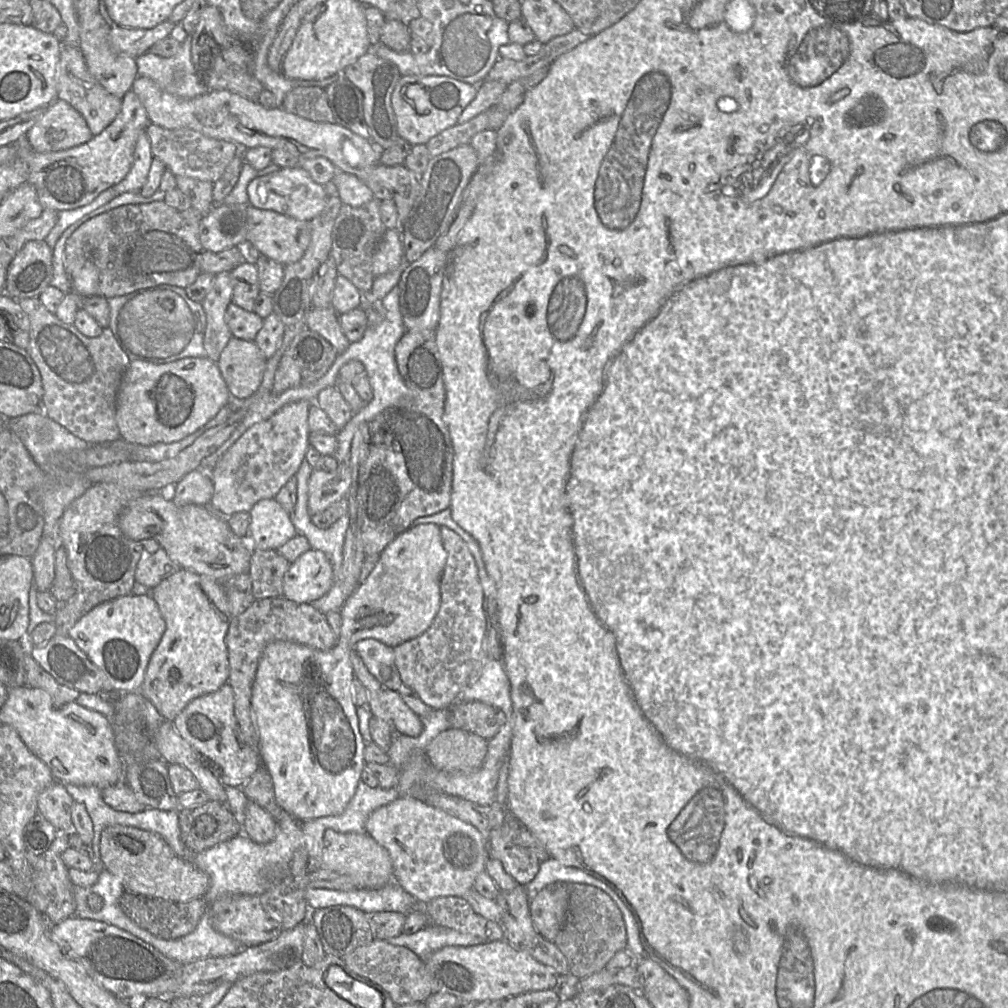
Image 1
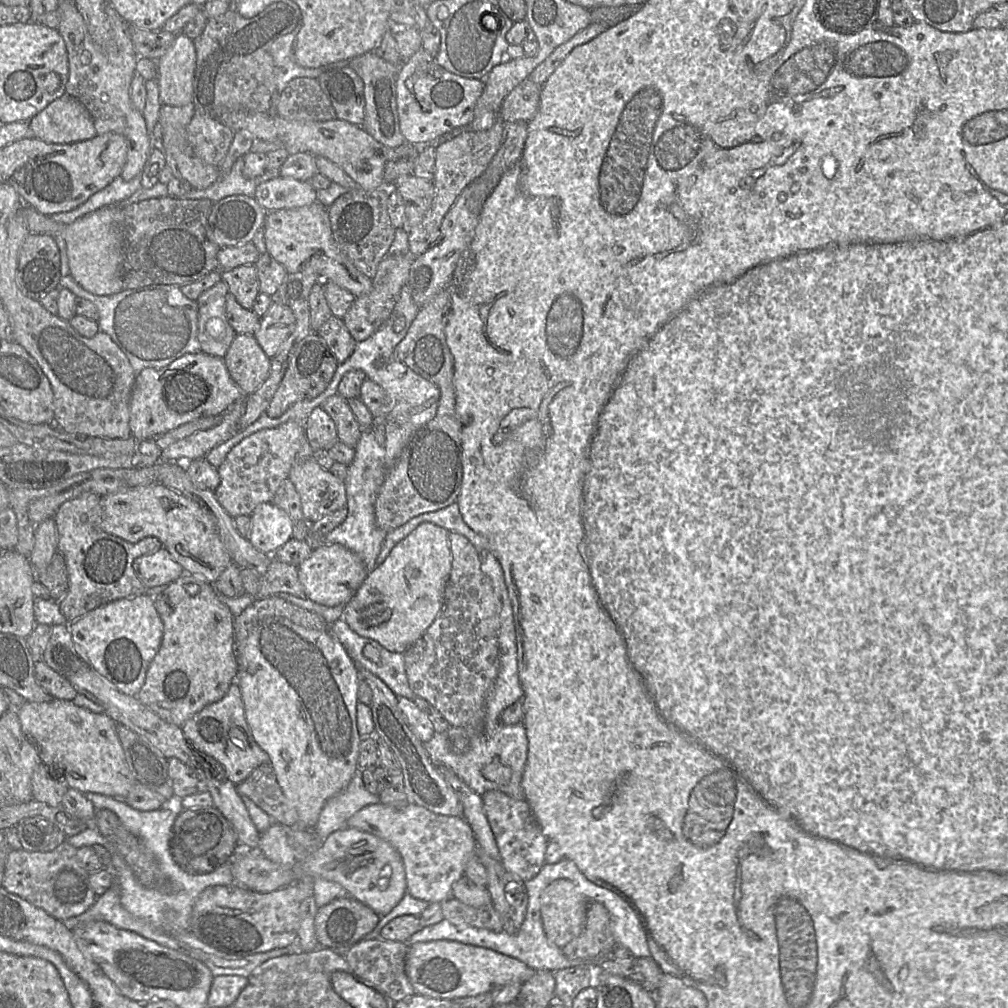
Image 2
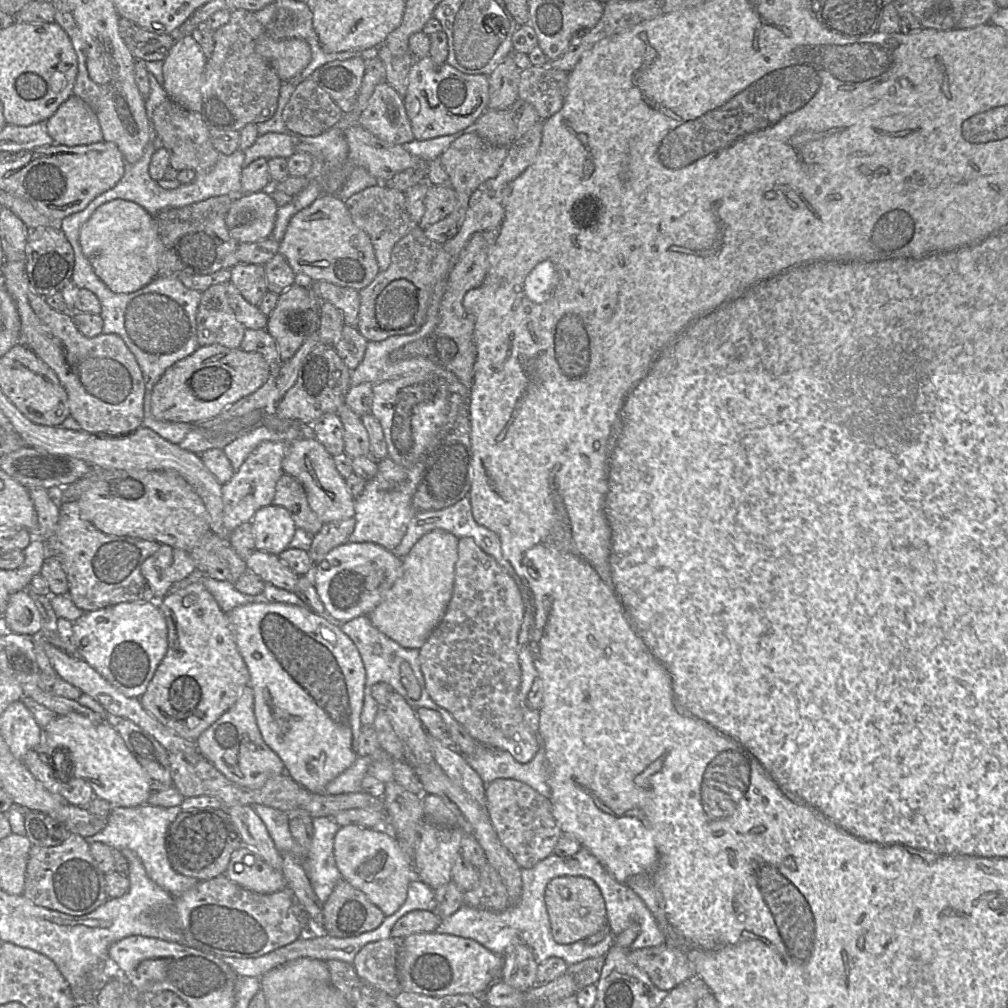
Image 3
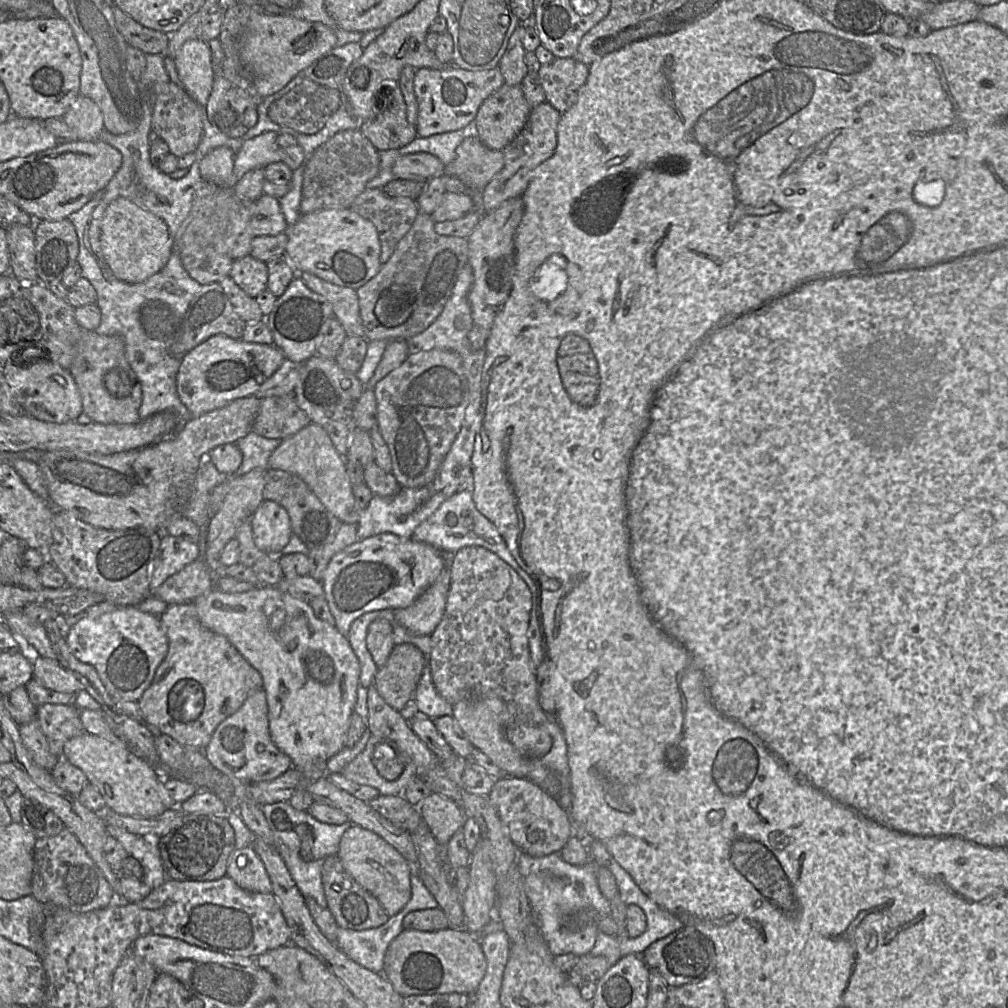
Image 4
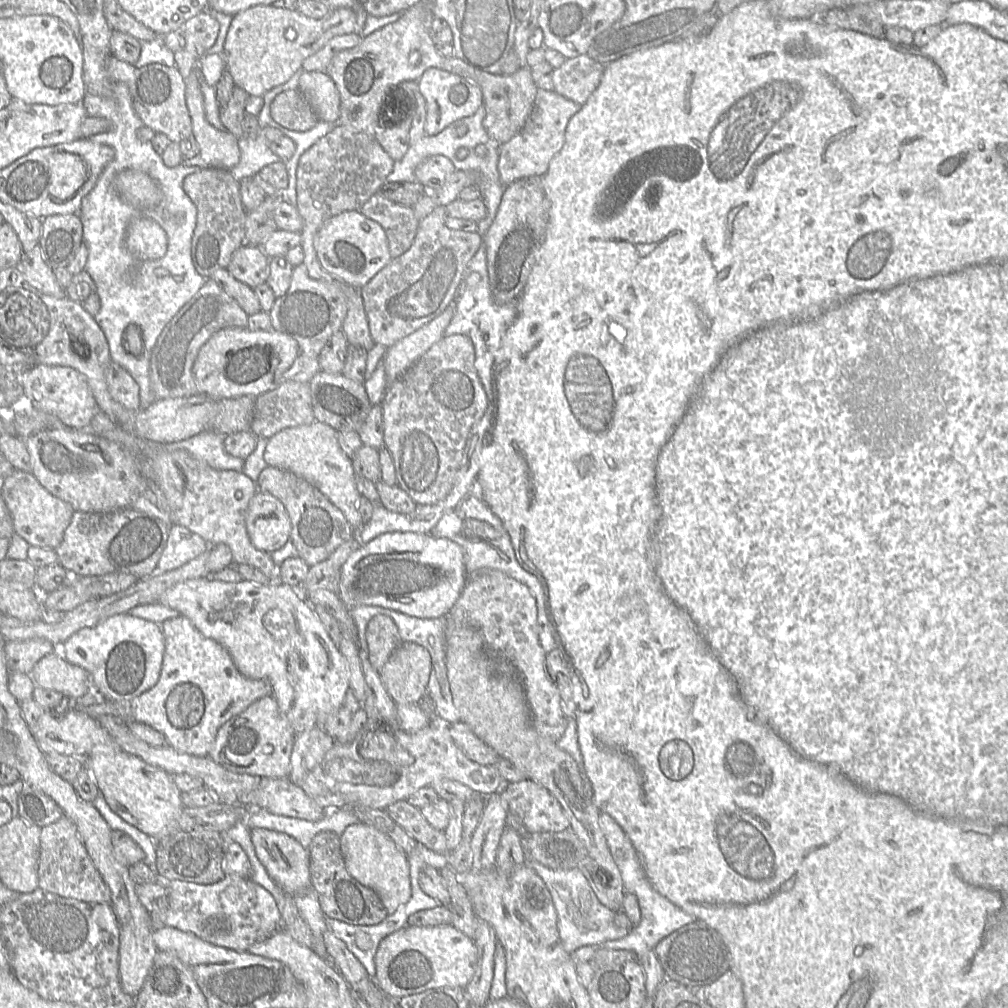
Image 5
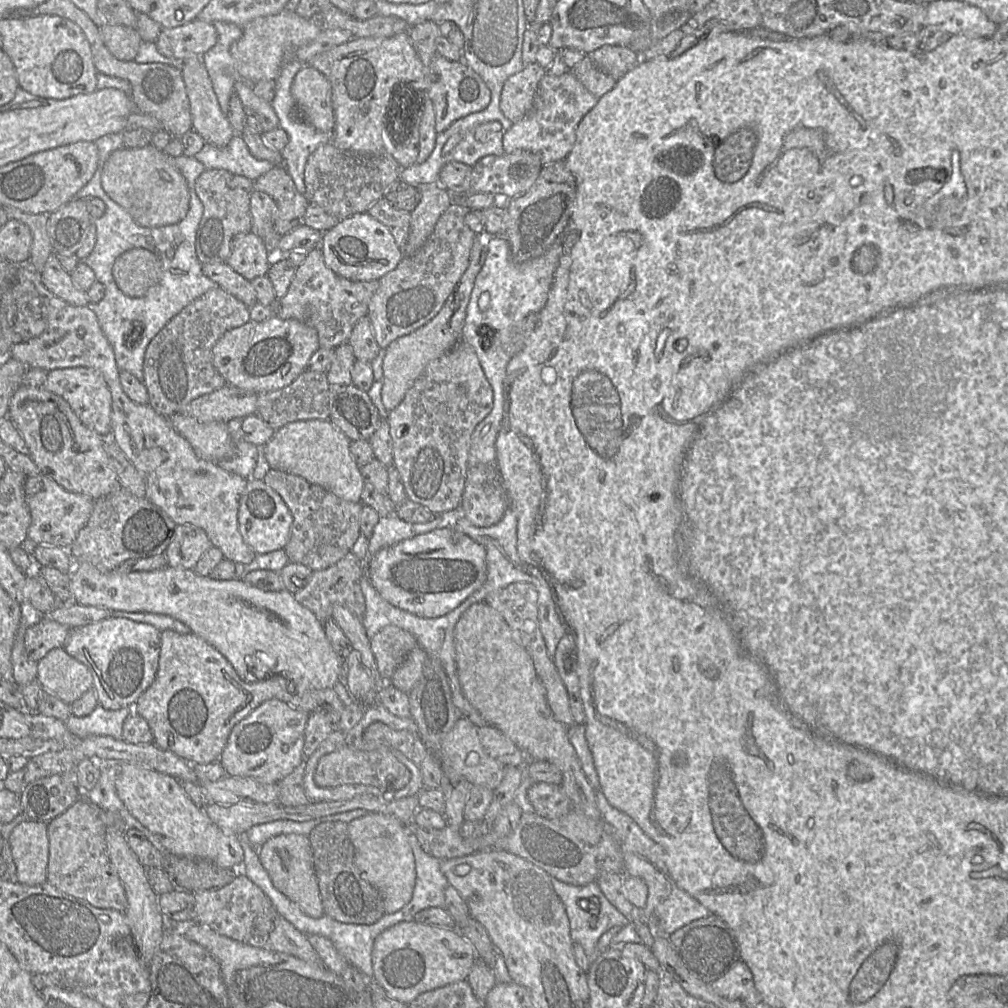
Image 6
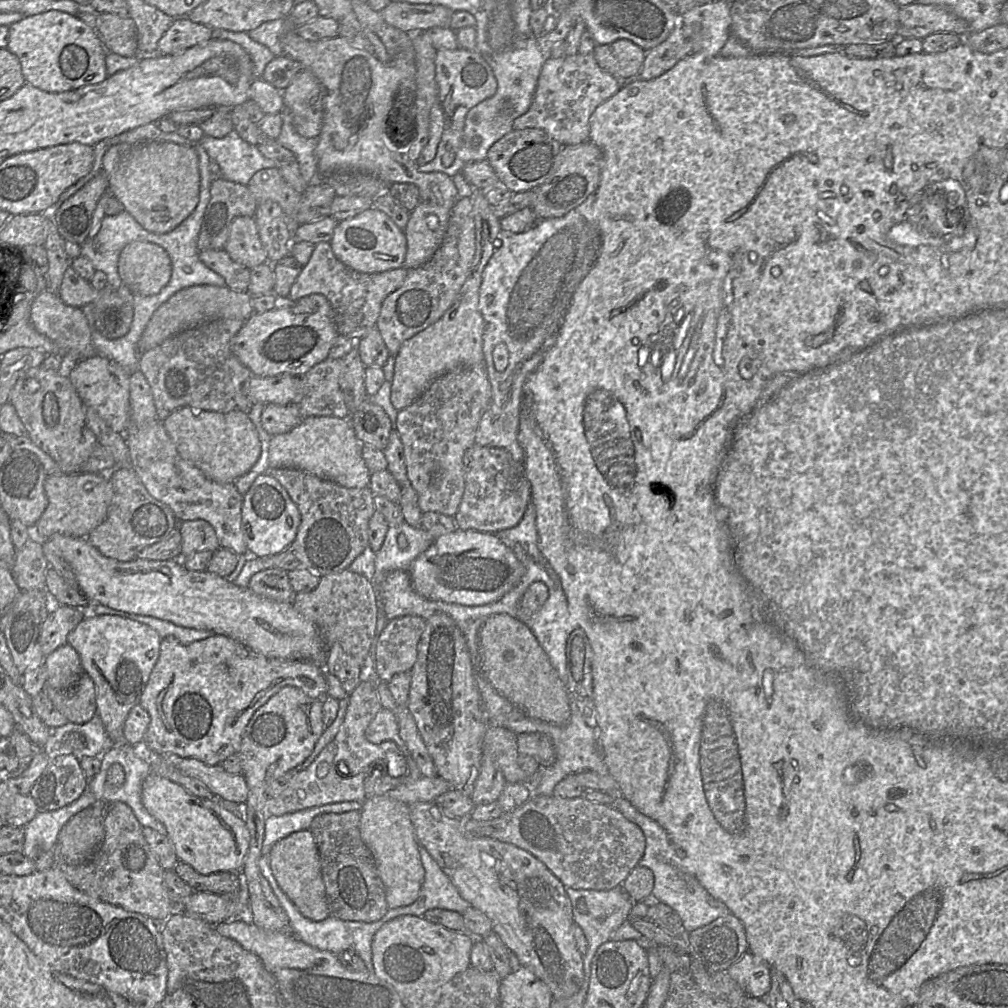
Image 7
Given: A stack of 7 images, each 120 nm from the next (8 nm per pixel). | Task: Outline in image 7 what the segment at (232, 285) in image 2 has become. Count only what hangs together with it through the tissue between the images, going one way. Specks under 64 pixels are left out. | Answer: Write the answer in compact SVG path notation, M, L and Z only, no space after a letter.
M238 216L230 224L225 251L248 269L268 262L254 216Z

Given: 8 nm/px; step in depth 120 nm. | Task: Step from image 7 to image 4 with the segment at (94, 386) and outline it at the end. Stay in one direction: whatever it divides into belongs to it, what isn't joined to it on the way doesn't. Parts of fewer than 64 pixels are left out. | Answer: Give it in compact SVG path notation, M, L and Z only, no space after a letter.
M53 361L32 364L7 362L1 367L12 395L21 406L23 413L41 421L57 424L76 421L83 414L82 398L68 369Z

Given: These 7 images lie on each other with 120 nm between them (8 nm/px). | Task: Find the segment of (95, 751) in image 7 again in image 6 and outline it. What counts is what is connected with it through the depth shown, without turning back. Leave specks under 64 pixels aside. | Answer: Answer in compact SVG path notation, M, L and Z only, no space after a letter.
M100 703L86 716L70 715L65 721L67 729L80 738L90 736L110 736L123 738L123 725L127 717L134 712L133 707L109 710Z

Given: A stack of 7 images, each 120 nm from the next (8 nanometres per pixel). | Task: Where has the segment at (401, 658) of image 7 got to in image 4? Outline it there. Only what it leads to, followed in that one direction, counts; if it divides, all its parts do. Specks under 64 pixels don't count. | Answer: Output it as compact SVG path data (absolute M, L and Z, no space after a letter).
M382 619L372 622L368 628L366 643L377 667L383 667L395 647L392 625Z

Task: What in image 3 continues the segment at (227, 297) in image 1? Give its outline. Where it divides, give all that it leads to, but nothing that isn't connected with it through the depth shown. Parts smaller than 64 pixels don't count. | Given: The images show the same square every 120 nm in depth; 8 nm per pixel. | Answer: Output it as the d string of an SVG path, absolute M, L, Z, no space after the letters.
M226 284L211 285L201 293L196 313L199 347L218 344L230 349L239 348L245 329L229 306Z

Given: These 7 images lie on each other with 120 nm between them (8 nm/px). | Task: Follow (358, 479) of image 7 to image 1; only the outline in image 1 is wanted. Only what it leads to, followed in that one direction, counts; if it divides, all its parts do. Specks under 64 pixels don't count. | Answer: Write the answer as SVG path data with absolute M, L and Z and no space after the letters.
M340 462L336 470L313 469L308 481L308 511L316 515L333 503L346 498L352 485L350 463Z

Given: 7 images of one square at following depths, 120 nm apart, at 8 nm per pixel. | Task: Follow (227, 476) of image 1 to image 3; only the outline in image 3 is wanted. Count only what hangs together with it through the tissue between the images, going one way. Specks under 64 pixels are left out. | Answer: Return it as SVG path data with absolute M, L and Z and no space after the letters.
M265 441L259 444L245 459L231 479L222 485L223 523L232 532L244 522L251 522L256 511L272 505L276 484L283 474L282 460L289 444L278 441Z

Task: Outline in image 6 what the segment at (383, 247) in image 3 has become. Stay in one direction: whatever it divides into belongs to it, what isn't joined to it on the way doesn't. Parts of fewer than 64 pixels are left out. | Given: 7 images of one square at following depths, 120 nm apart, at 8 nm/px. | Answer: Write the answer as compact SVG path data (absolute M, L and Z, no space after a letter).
M385 197L372 204L367 212L389 229L396 244L404 252L409 236L411 212L394 207Z

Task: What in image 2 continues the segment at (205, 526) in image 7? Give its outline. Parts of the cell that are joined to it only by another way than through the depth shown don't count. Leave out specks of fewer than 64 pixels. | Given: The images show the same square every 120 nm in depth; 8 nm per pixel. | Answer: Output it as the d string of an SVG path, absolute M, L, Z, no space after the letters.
M165 547L136 558L133 568L147 589L168 585L185 573L184 568Z

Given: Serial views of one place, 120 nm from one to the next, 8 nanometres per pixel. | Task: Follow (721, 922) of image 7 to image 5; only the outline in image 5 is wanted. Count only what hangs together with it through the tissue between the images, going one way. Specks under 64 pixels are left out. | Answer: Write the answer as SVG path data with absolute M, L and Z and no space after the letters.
M694 921L663 938L654 952L664 970L665 978L690 989L707 985L730 970L730 952L721 935L703 921Z

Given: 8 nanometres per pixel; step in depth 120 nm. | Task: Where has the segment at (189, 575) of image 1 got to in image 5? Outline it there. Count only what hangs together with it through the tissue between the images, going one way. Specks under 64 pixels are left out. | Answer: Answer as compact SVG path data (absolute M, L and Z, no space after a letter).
M180 614L160 625L165 639L160 678L154 687L128 703L130 719L146 723L160 731L167 744L179 752L209 756L219 729L255 701L265 696L273 696L272 685L267 679L251 679L244 676L226 648L204 636L186 616Z

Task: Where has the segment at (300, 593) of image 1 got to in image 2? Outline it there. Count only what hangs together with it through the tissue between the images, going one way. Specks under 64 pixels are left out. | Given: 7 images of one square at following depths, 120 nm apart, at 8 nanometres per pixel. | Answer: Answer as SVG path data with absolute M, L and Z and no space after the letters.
M337 543L315 546L310 556L297 567L297 571L305 597L330 607L346 605L368 576L362 560L351 550Z

